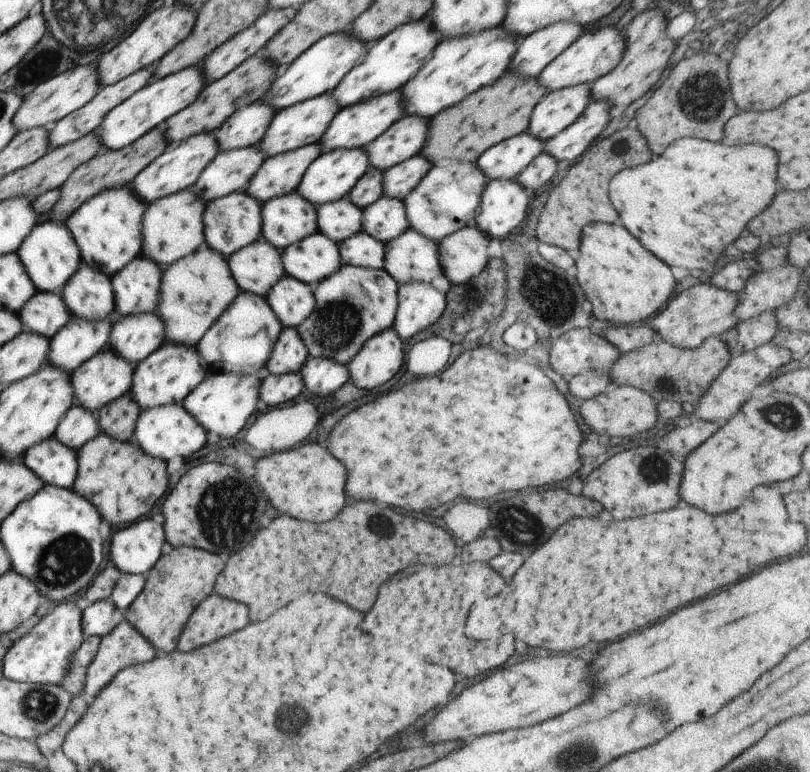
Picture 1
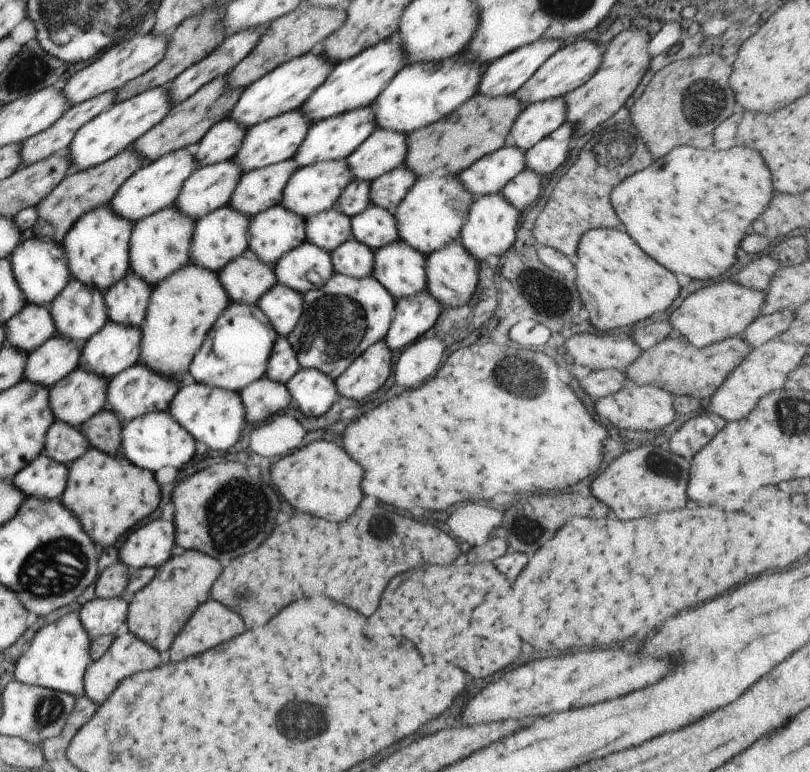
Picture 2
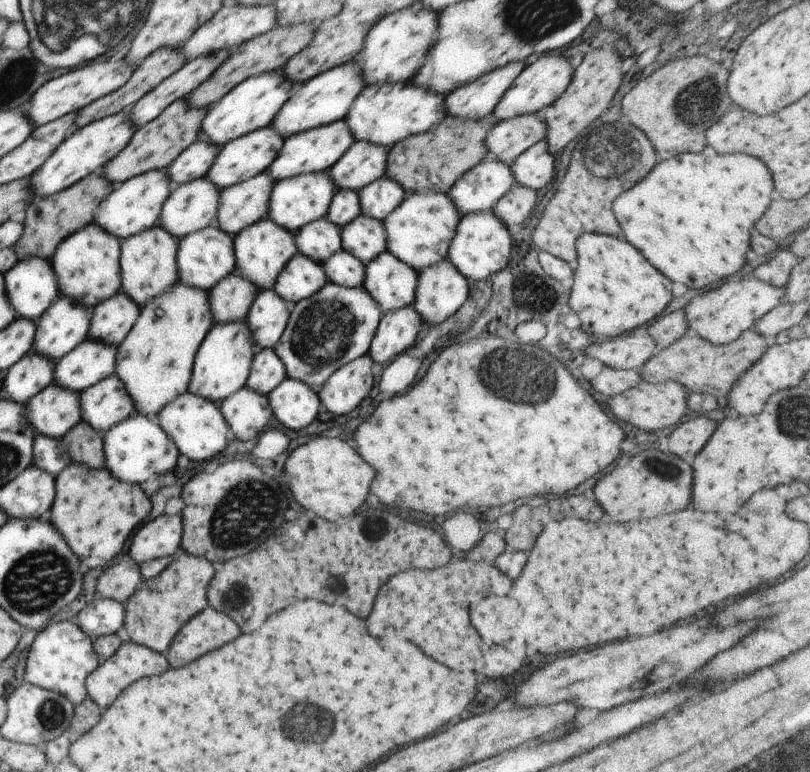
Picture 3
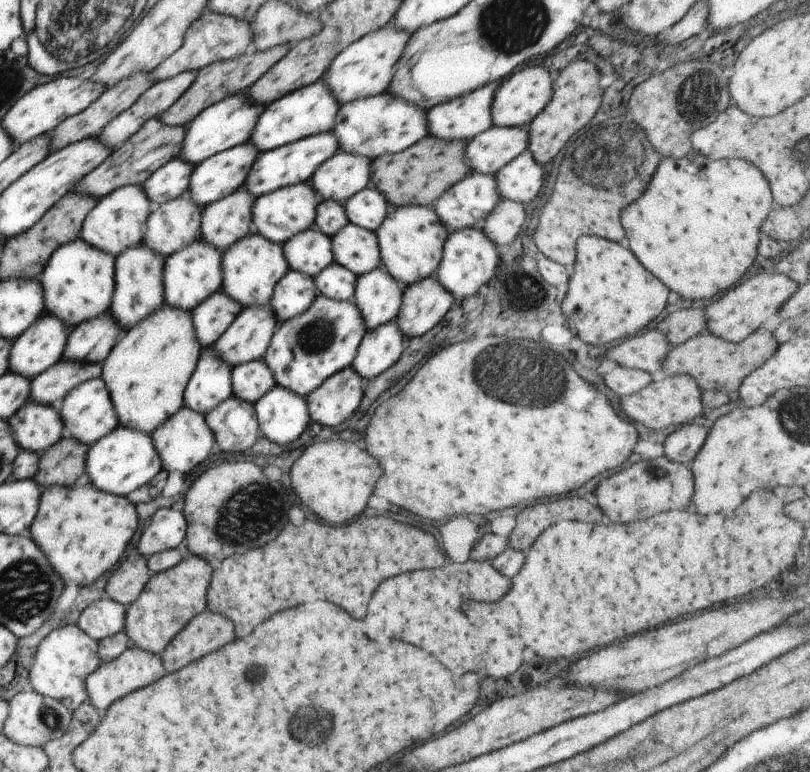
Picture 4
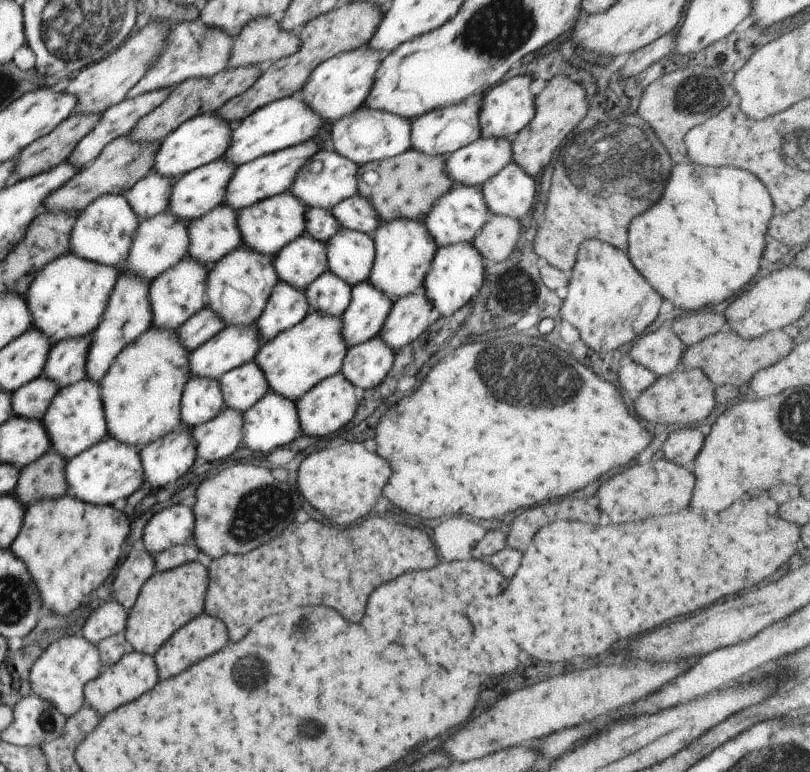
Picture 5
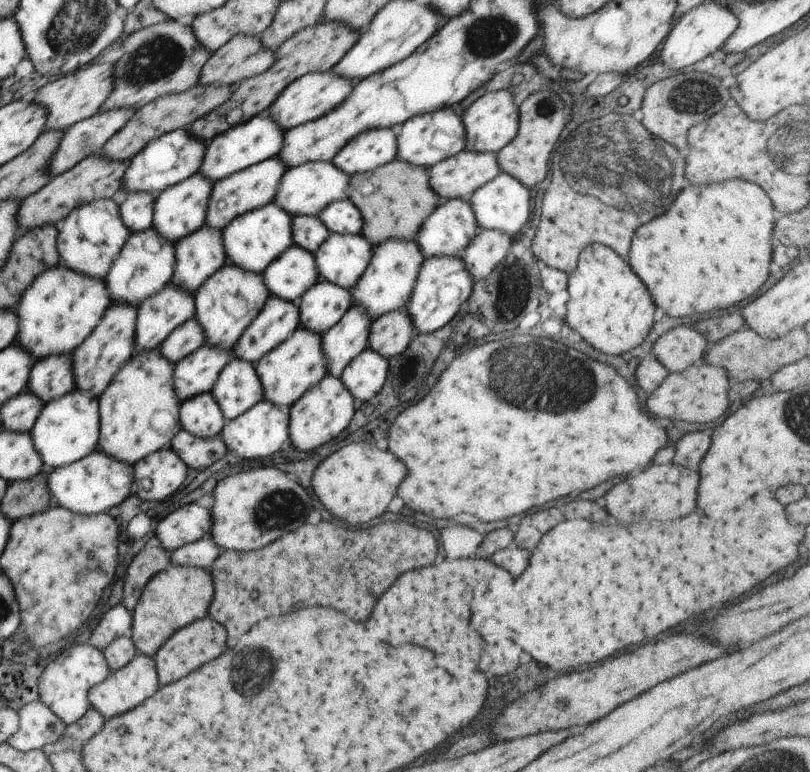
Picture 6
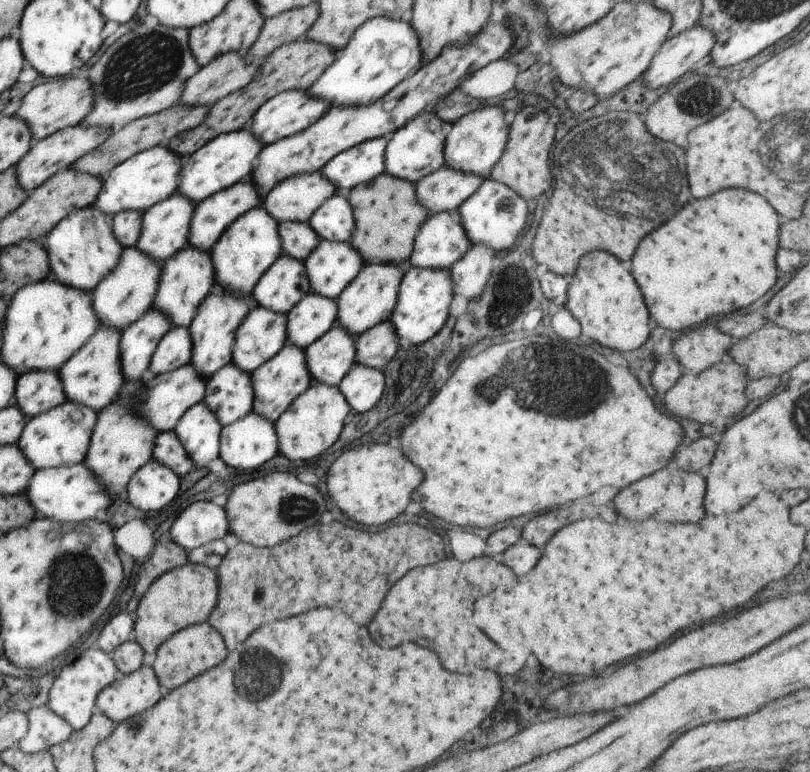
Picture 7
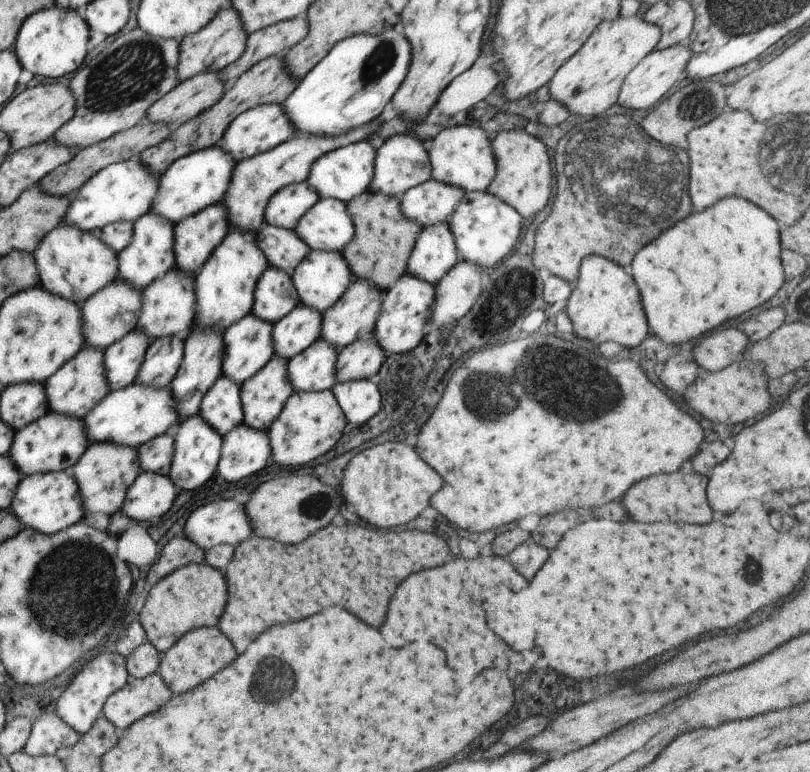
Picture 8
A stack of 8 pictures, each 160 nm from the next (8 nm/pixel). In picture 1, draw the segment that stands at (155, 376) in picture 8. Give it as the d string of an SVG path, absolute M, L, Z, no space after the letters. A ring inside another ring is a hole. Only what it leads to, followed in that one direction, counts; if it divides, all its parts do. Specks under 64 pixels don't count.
M264 238L231 254L227 261L240 290L265 297L271 286L285 275L281 254Z

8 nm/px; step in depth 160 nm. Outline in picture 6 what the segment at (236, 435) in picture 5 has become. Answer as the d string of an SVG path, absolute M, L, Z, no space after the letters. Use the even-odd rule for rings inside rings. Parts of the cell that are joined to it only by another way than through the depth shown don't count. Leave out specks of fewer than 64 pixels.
M181 429L172 438L170 447L172 452L176 452L176 456L180 456L180 460L186 464L186 468L191 468L192 472L198 468L204 469L211 466L227 453L222 433L210 440L202 440Z

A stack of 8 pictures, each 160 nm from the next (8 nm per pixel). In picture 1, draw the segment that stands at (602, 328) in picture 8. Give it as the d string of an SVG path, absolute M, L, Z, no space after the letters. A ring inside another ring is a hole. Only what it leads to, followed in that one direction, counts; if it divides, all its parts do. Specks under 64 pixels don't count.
M602 221L590 222L581 230L578 259L576 262L575 277L582 287L584 294L594 304L594 316L606 320L610 324L634 325L644 318L650 318L658 308L667 303L667 298L672 296L677 280L674 279L670 268L652 256L652 252L631 233L623 224L603 223Z

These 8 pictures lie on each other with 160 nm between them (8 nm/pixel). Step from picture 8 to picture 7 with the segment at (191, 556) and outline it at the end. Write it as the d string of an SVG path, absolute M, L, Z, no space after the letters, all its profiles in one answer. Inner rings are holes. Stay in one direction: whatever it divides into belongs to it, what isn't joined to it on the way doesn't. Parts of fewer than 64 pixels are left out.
M156 541L152 554L138 570L138 582L136 582L135 594L128 602L128 612L132 614L136 612L136 606L141 602L143 595L162 574L187 563L189 563L187 552L178 544L173 541Z

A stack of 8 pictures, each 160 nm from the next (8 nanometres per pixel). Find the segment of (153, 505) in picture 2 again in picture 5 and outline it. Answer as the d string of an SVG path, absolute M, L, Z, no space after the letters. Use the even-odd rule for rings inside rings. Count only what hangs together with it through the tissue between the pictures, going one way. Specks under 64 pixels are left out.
M68 494L60 498L39 500L26 509L22 527L10 550L28 566L42 594L43 606L48 604L51 611L70 614L79 607L80 600L85 603L89 599L90 596L86 596L88 592L96 590L110 576L110 572L114 572L120 556L120 542L124 542L130 534L130 520L124 511L117 510L113 505L85 503Z

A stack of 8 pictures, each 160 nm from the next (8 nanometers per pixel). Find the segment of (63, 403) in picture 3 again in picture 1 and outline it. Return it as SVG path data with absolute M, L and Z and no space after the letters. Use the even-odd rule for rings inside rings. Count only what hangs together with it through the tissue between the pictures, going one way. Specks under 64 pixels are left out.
M107 347L84 361L73 373L71 381L75 394L76 405L80 405L92 412L97 412L106 404L128 394L133 383L133 372L136 364L117 356Z

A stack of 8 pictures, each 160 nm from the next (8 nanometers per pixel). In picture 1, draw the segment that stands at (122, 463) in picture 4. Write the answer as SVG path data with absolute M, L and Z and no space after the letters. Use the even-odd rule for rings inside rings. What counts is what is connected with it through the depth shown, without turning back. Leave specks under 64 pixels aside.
M170 403L142 410L134 427L132 441L146 454L167 462L174 456L182 456L182 458L192 456L208 443L206 437L207 430L200 426L182 404Z

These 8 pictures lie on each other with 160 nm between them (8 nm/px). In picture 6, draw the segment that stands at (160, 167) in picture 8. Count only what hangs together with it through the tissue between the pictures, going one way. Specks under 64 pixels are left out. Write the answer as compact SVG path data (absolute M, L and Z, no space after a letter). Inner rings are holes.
M322 18L317 24L304 28L288 38L274 54L276 60L269 70L248 78L233 88L232 95L224 104L212 110L207 116L196 120L188 134L208 144L212 139L240 123L265 114L270 104L282 94L292 82L312 72L328 72L342 60L342 56L356 44L359 32L340 22L326 22Z

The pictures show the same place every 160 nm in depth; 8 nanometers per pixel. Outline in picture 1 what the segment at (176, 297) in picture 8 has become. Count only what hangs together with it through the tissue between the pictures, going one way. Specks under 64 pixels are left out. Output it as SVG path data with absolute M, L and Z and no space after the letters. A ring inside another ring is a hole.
M312 143L266 158L246 192L263 204L271 198L296 191L306 169L321 154L321 144Z

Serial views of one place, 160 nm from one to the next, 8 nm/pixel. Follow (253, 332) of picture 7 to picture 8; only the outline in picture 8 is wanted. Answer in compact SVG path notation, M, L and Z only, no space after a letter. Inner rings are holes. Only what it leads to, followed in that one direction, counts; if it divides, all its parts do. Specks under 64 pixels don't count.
M253 315L244 316L230 325L224 332L225 351L223 354L223 374L241 385L254 376L274 355L273 324Z

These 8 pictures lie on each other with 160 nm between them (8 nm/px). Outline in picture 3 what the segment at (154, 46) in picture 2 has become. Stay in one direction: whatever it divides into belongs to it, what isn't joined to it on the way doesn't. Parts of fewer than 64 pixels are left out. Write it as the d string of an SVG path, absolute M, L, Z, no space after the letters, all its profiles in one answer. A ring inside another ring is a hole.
M102 57L97 58L90 64L82 66L82 68L70 70L67 74L50 80L36 90L32 94L30 102L25 105L28 108L26 110L27 117L36 128L72 111L80 111L97 98L110 94L117 88L124 86L136 69L136 65L128 64L124 59L106 60Z

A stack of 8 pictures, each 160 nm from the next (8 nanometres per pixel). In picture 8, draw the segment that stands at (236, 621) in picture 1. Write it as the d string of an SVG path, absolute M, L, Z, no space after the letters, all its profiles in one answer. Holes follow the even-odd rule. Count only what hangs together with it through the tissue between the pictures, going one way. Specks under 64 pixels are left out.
M217 626L200 627L184 633L166 652L160 654L160 658L159 675L172 694L184 694L227 667L236 658L236 650Z

